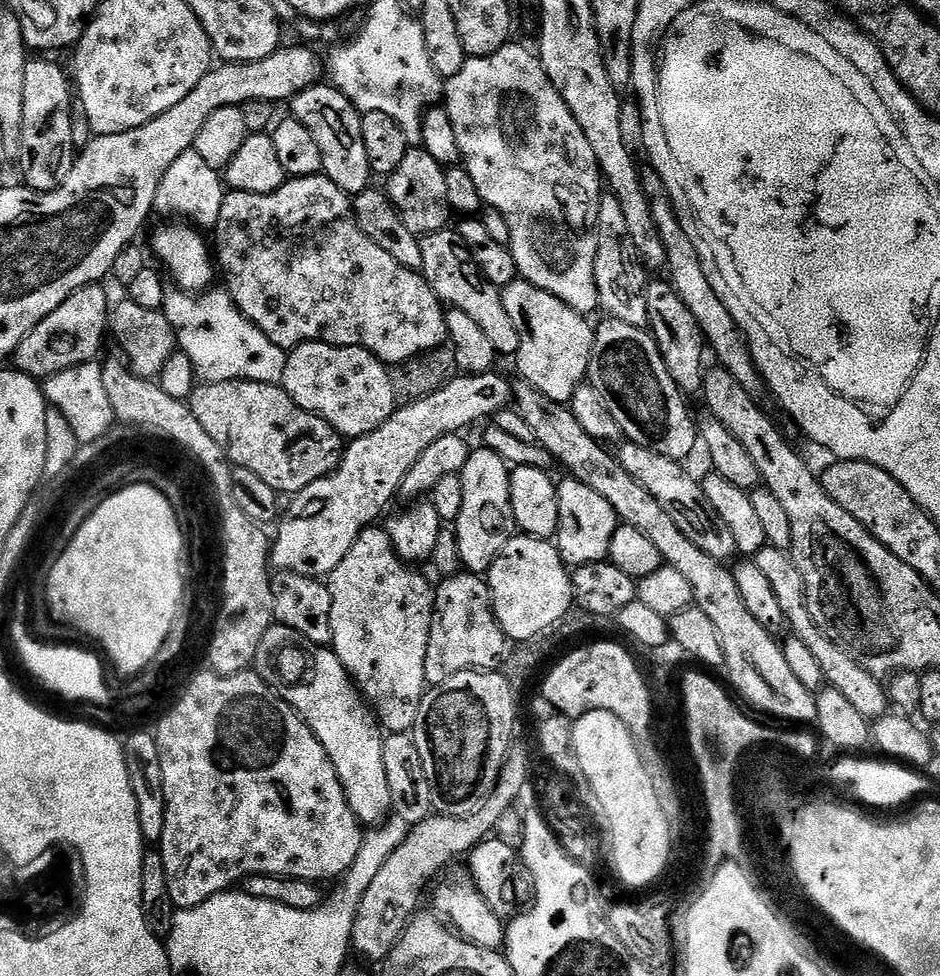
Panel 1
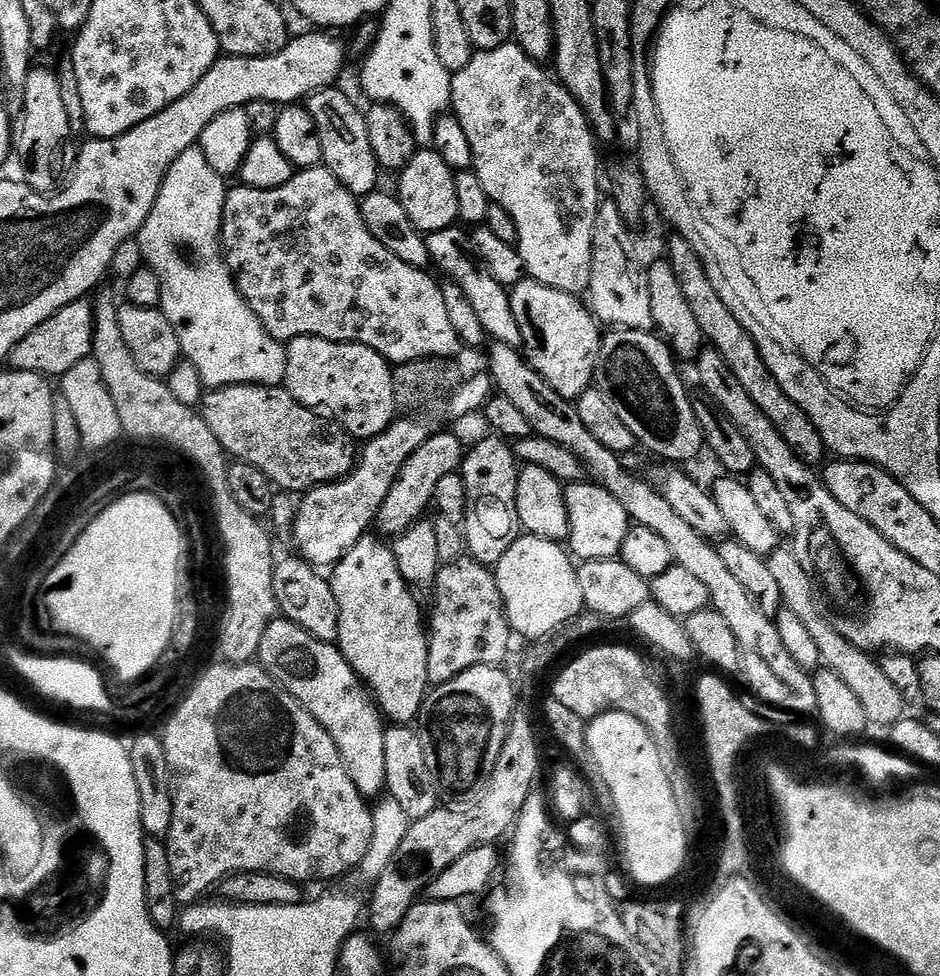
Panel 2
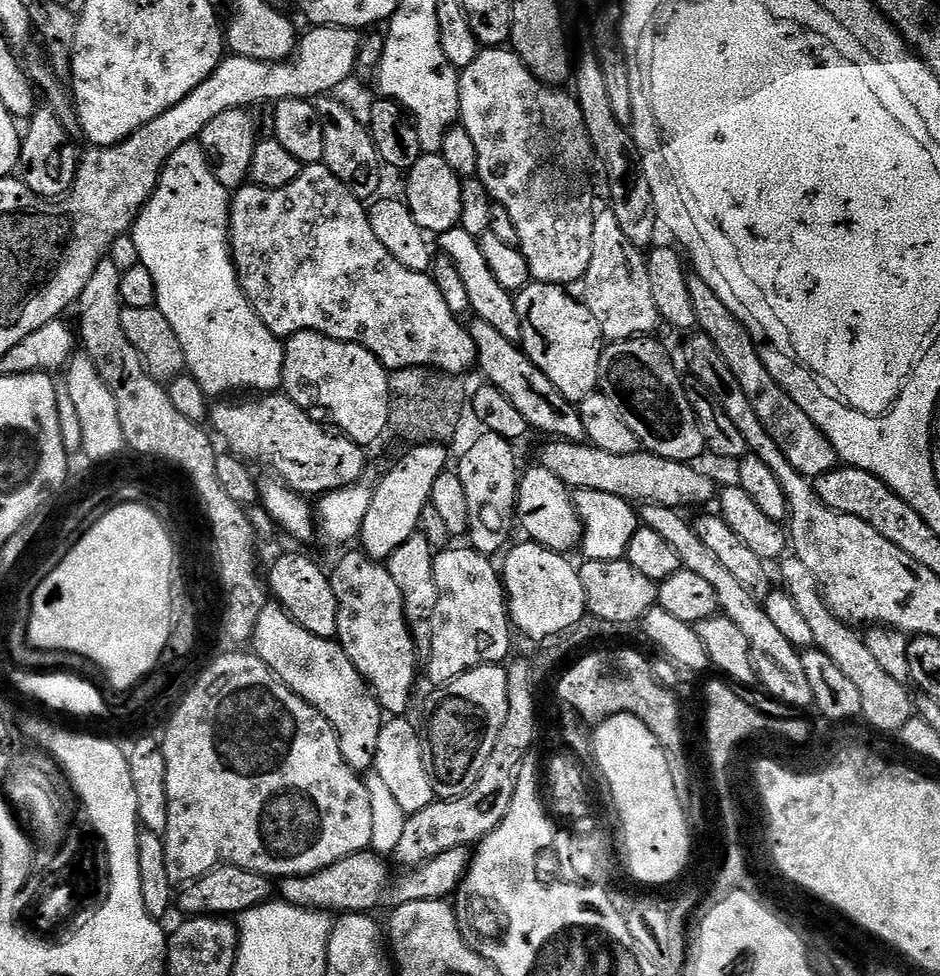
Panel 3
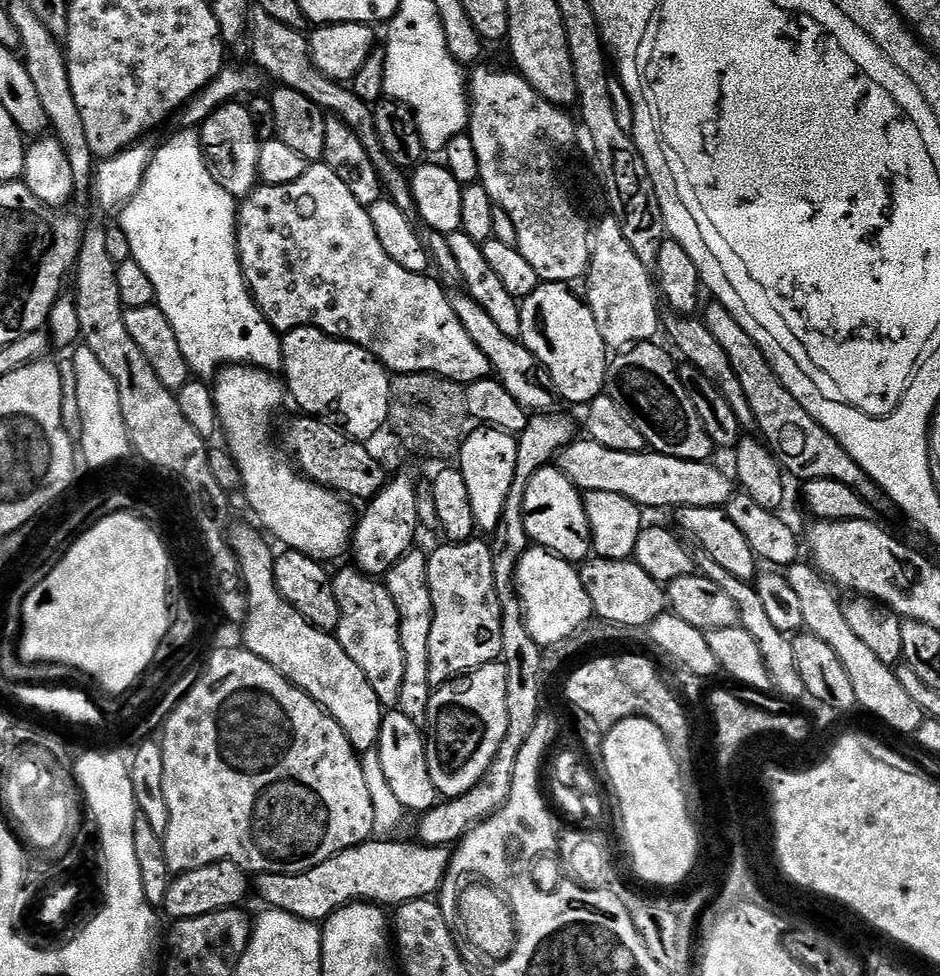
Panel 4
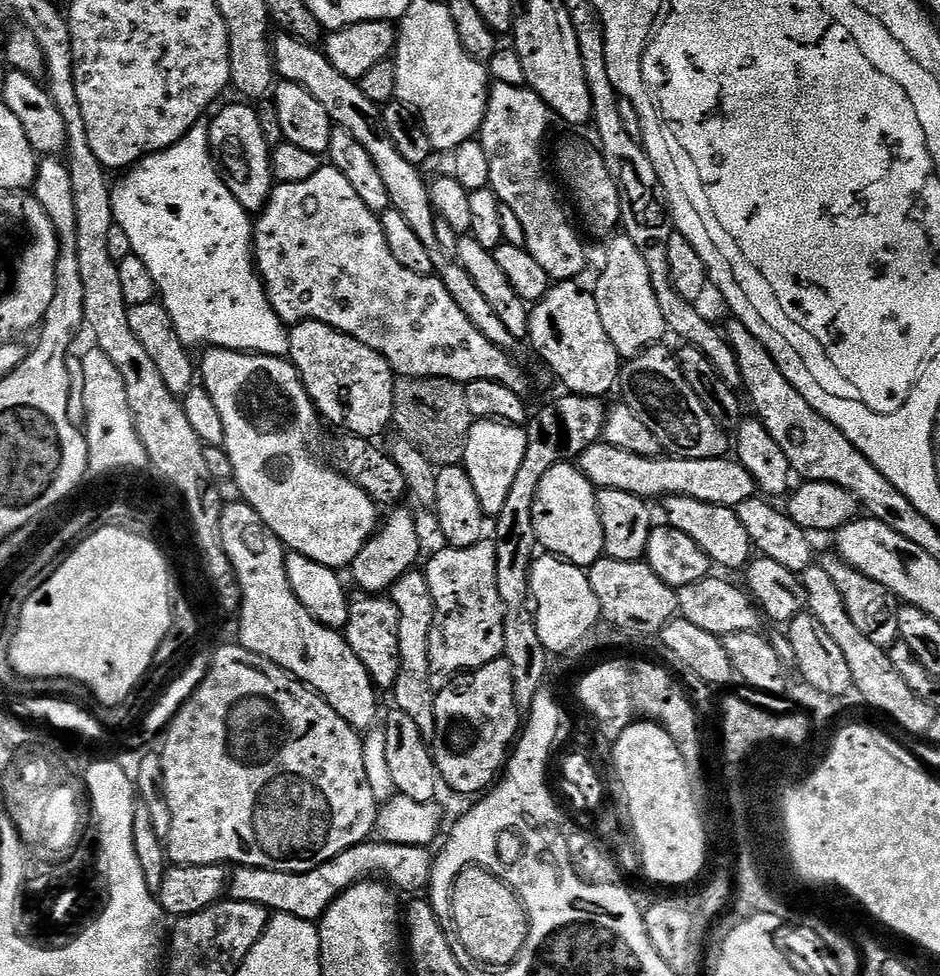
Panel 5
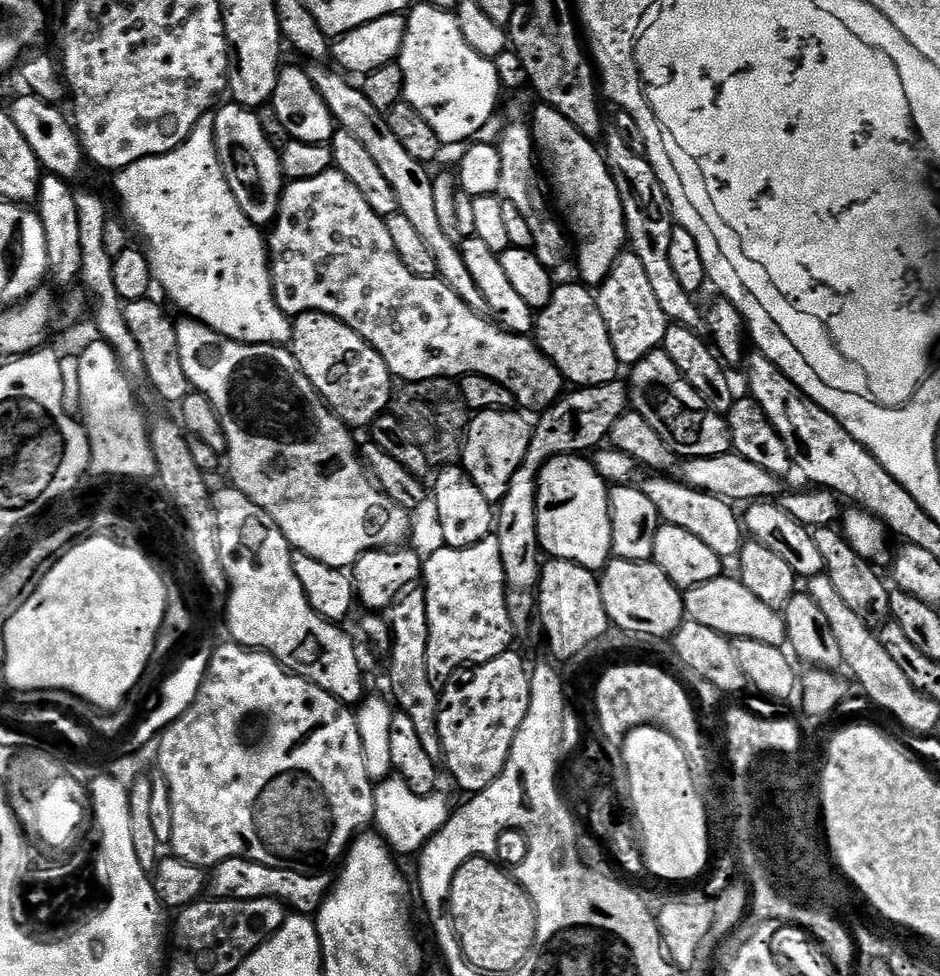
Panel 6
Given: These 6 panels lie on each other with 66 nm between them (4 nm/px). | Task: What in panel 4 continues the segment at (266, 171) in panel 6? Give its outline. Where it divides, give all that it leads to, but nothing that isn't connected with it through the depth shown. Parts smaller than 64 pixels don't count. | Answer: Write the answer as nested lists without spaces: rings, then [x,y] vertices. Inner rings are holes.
[[[240,102],[223,104],[210,118],[199,125],[200,145],[204,151],[204,161],[208,164],[210,174],[226,189],[231,196],[243,198],[257,187],[258,154],[261,141],[256,138],[254,121],[250,118],[247,107]]]

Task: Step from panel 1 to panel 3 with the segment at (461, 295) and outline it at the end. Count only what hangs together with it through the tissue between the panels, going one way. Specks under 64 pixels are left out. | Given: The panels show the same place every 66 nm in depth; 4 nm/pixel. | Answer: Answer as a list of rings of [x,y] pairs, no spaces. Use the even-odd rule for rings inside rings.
[[[457,226],[439,233],[438,240],[440,240],[439,251],[454,262],[462,283],[466,285],[466,294],[470,294],[470,306],[475,319],[494,326],[494,330],[498,330],[498,334],[502,334],[502,338],[519,342],[522,338],[522,322],[518,318],[515,295],[502,290],[498,278],[494,278],[494,274],[490,274],[490,266],[486,266],[486,258],[482,258],[479,239],[466,234],[464,228]]]

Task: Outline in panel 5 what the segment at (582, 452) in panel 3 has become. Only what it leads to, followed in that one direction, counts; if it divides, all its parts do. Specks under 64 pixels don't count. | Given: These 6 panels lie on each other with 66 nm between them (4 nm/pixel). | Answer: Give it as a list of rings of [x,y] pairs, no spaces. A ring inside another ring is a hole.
[[[597,442],[581,453],[578,457],[578,467],[597,490],[602,488],[626,490],[626,494],[645,498],[685,496],[698,498],[698,502],[710,502],[736,509],[742,502],[753,499],[758,492],[754,478],[750,478],[750,474],[740,465],[740,461],[724,456],[718,458],[682,458],[671,454],[643,456],[630,454],[630,450],[618,450],[618,446]]]

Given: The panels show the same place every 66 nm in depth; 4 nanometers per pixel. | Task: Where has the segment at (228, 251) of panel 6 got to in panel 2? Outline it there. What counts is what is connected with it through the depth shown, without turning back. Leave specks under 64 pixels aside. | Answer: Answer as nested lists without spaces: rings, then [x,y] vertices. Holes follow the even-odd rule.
[[[199,146],[187,148],[174,162],[174,166],[170,166],[158,198],[139,230],[140,249],[145,265],[154,269],[162,282],[162,302],[159,309],[166,314],[166,318],[170,318],[178,334],[183,359],[196,367],[205,389],[233,387],[236,384],[259,384],[265,388],[278,388],[286,378],[288,353],[285,345],[274,339],[264,329],[262,322],[258,322],[250,306],[240,296],[240,291],[228,273],[227,264],[222,262],[220,227],[227,197],[225,177],[219,176],[210,167],[210,162],[206,162],[206,154],[202,154]],[[184,252],[189,252],[196,264],[191,264],[184,257]]]

